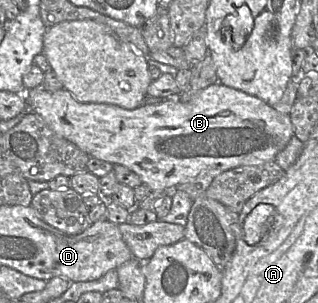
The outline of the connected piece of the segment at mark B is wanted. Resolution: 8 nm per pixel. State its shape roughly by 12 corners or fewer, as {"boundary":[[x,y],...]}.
{"boundary":[[219,82],[124,109],[26,107],[152,191],[274,161],[290,116]]}

